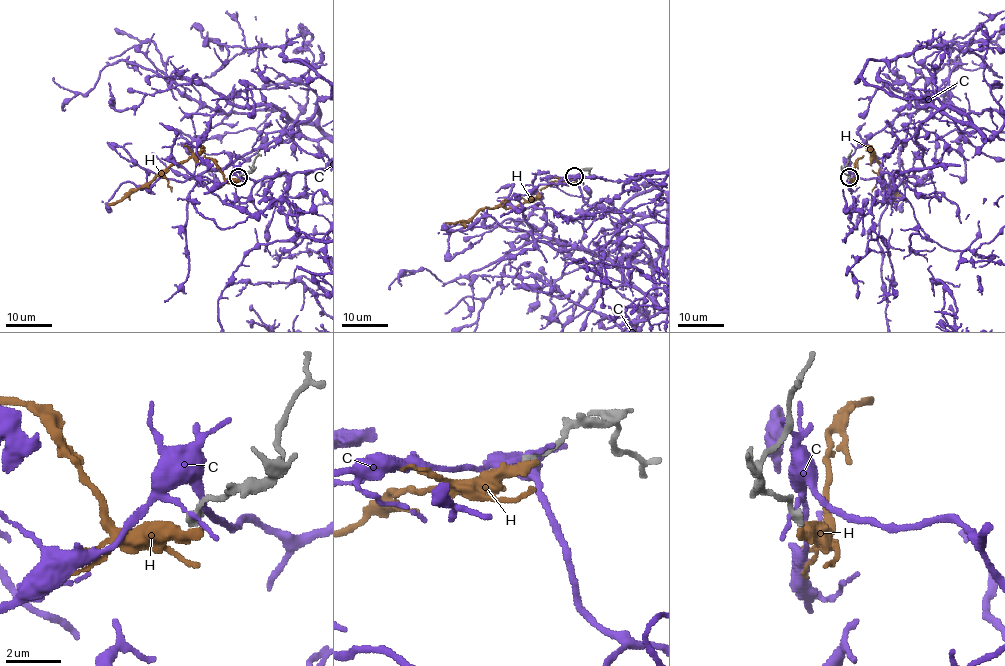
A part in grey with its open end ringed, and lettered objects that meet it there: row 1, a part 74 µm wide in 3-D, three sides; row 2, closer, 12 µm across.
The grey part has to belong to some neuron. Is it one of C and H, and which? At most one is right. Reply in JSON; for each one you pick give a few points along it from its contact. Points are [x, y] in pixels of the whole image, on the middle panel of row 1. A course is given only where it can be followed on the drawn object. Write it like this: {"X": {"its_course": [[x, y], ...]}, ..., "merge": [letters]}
{"merge": []}

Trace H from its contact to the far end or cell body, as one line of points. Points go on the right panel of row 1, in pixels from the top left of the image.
H: (849, 179), (852, 180), (854, 164), (868, 151), (880, 164), (880, 181), (893, 192), (897, 205)

